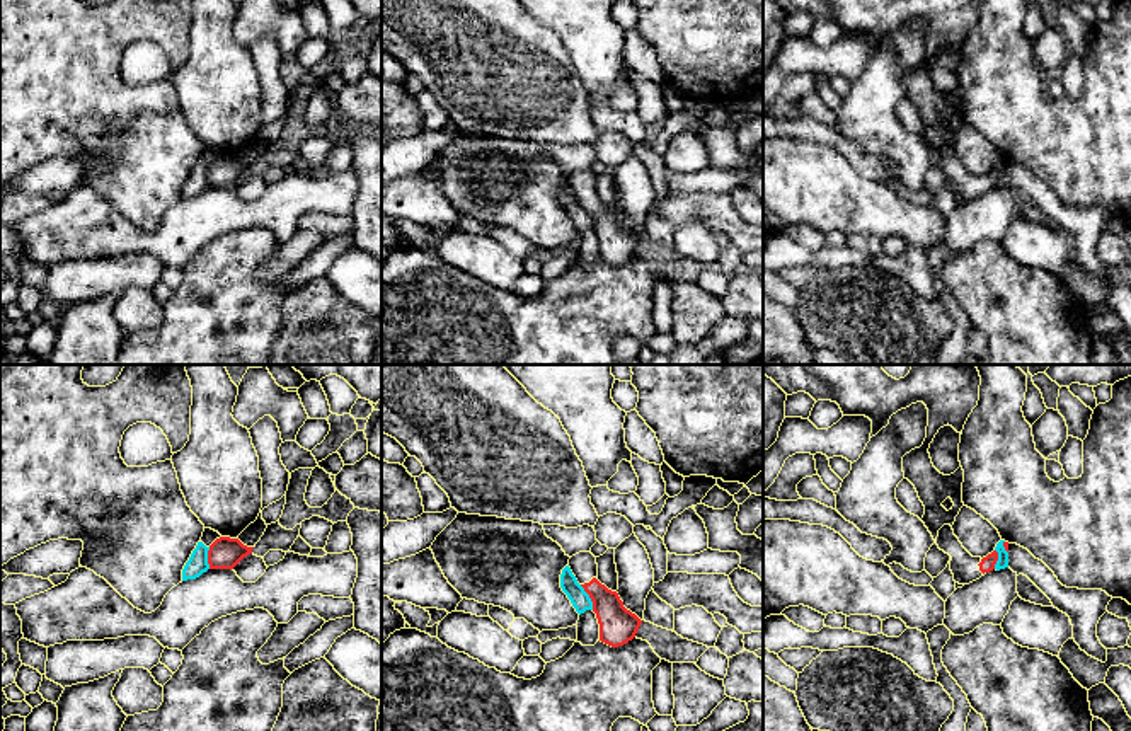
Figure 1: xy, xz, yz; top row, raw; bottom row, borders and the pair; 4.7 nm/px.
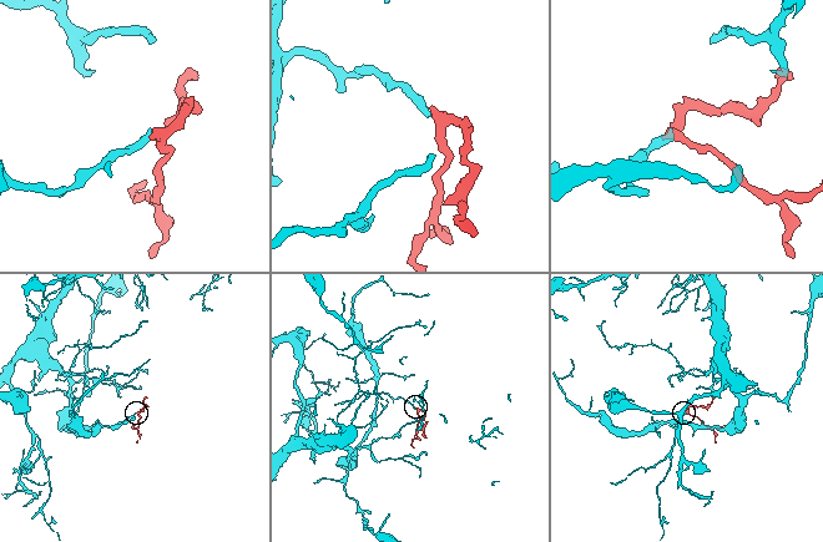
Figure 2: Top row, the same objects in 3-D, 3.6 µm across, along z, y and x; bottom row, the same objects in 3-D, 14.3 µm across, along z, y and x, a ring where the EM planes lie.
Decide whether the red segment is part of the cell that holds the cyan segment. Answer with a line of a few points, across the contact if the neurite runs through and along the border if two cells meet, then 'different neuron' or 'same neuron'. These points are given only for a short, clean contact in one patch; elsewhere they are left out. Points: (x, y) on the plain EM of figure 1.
xz (579, 203), (593, 227) | different neuron

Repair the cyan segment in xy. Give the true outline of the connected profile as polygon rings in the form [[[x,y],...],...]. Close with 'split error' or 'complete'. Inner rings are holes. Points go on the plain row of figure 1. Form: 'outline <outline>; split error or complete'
outline [[[198,160],[196,167],[192,169],[189,179],[182,187],[182,199],[196,198],[210,187],[208,169],[210,165],[206,165],[203,160]]]; complete

